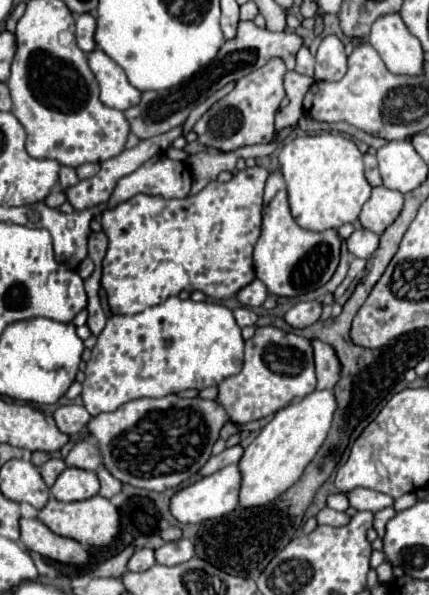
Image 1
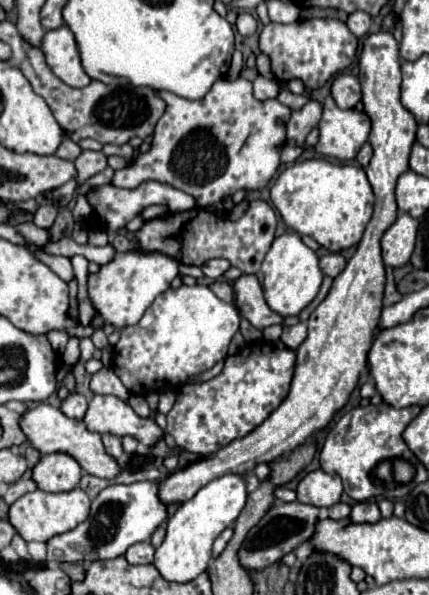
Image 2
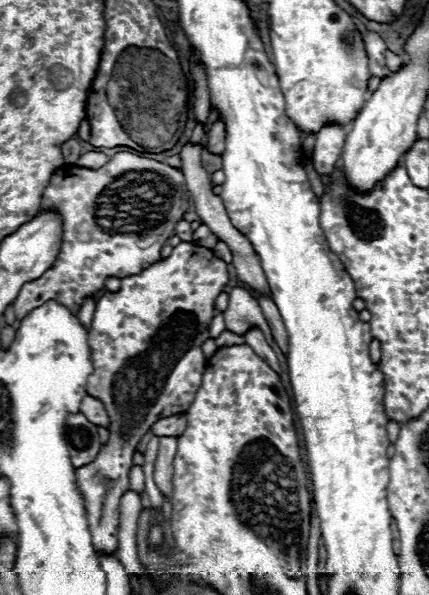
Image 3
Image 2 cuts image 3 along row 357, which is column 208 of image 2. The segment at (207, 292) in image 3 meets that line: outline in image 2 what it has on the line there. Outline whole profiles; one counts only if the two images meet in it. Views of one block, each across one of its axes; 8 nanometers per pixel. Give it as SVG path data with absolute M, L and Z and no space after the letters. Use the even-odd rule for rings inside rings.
M238 78L234 82L218 80L210 88L210 92L200 100L186 100L164 90L156 94L166 102L166 112L156 124L150 150L146 154L140 154L128 166L116 170L110 182L112 186L132 190L144 180L156 180L172 188L184 190L186 194L194 196L200 208L204 208L224 200L226 196L232 196L236 190L260 190L272 180L280 166L280 152L286 142L286 123L292 112L288 106L280 104L278 100L256 100L252 96L252 84L244 78Z

